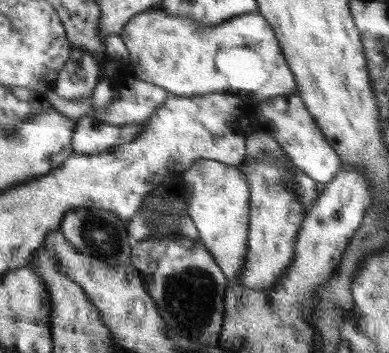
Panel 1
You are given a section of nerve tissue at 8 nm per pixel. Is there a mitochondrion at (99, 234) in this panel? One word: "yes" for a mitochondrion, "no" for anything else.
yes

